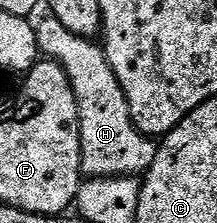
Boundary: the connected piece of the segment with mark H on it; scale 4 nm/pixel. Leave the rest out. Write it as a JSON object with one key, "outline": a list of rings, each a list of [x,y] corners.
{"outline":[[[46,18],[36,25],[37,47],[42,57],[63,66],[75,90],[81,123],[81,171],[86,177],[111,179],[113,177],[140,177],[155,162],[158,145],[145,136],[131,118],[123,86],[107,62],[104,47],[90,37],[71,34],[63,22]]]}

